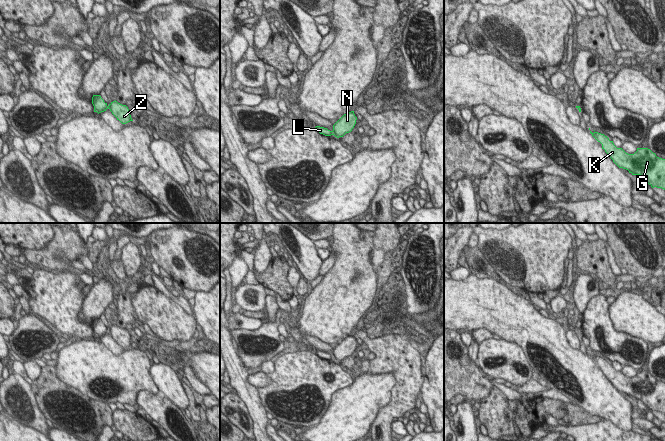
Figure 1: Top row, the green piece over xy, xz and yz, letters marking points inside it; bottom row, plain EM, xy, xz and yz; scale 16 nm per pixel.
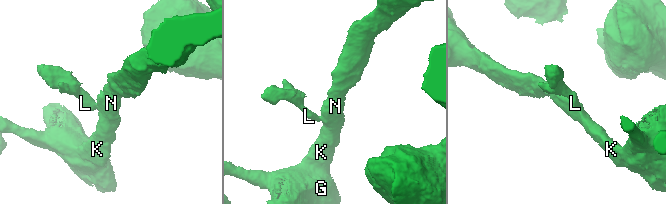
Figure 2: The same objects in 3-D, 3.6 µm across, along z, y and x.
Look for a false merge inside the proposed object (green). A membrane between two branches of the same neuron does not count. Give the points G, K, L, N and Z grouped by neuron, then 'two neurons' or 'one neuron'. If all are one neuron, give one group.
G K N Z / L | two neurons

